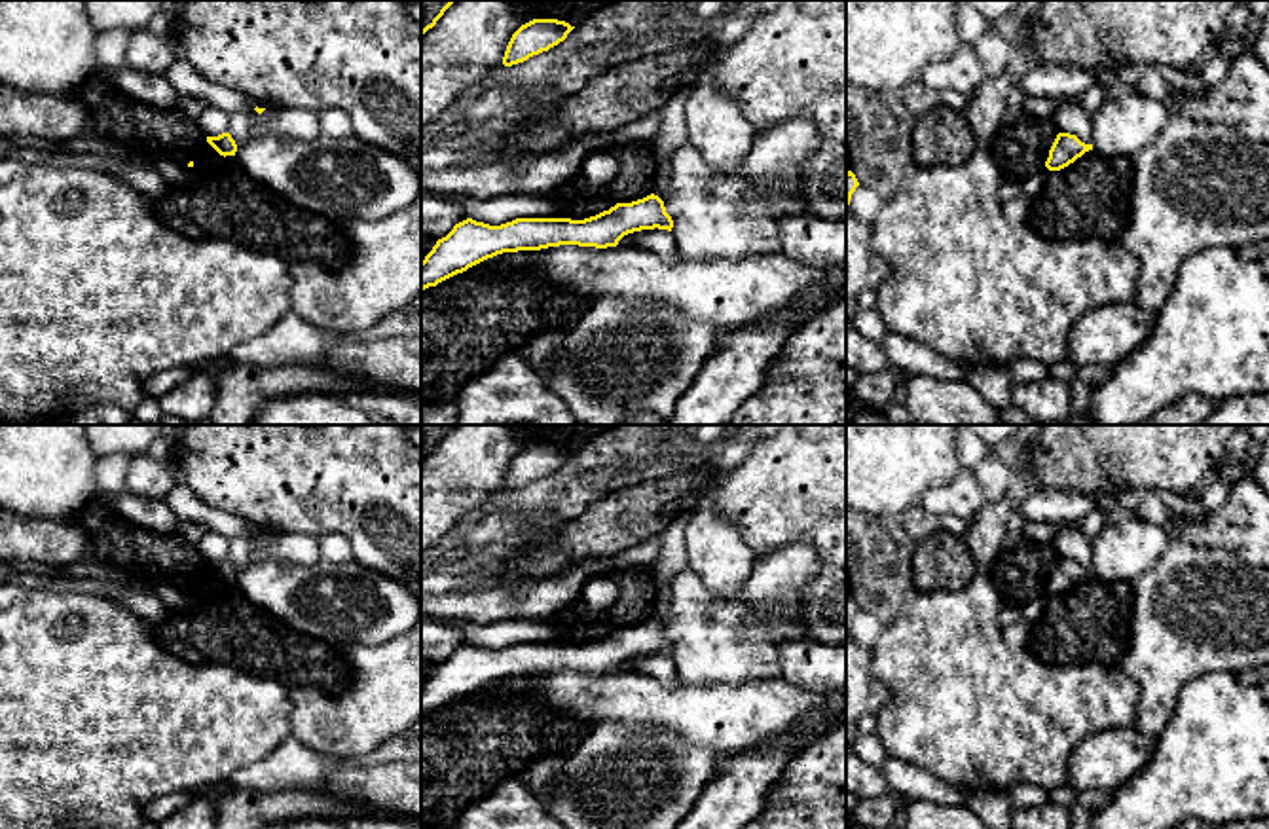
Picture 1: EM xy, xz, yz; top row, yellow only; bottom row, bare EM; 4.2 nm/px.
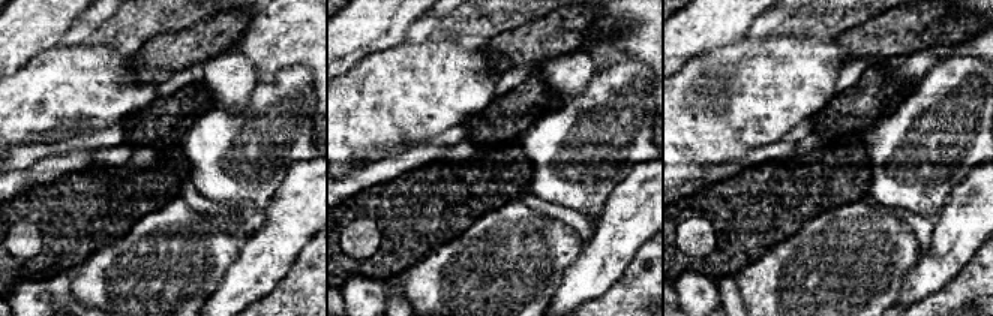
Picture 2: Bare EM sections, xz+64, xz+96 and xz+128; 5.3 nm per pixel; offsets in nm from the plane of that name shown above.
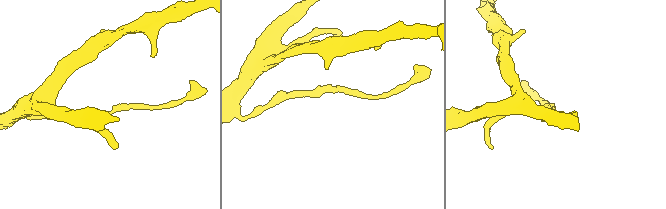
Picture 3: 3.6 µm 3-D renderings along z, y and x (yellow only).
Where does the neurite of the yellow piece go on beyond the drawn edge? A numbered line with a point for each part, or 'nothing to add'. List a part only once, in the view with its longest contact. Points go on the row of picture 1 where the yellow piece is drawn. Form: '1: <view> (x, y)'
nothing to add

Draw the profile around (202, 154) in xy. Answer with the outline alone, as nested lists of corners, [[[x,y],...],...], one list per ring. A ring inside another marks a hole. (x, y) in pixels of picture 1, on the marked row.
[[[102,66],[74,87],[72,97],[82,102],[87,127],[101,138],[175,159],[188,169],[212,167],[224,157],[207,142],[195,120],[178,108],[163,110],[127,97],[112,85]]]

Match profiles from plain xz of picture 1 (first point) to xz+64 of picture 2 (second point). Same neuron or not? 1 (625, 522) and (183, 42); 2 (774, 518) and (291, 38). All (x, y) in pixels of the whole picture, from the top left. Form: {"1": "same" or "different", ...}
{"1": "same", "2": "same"}

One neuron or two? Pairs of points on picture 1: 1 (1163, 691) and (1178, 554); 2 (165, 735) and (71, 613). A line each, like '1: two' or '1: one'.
1: one
2: one

